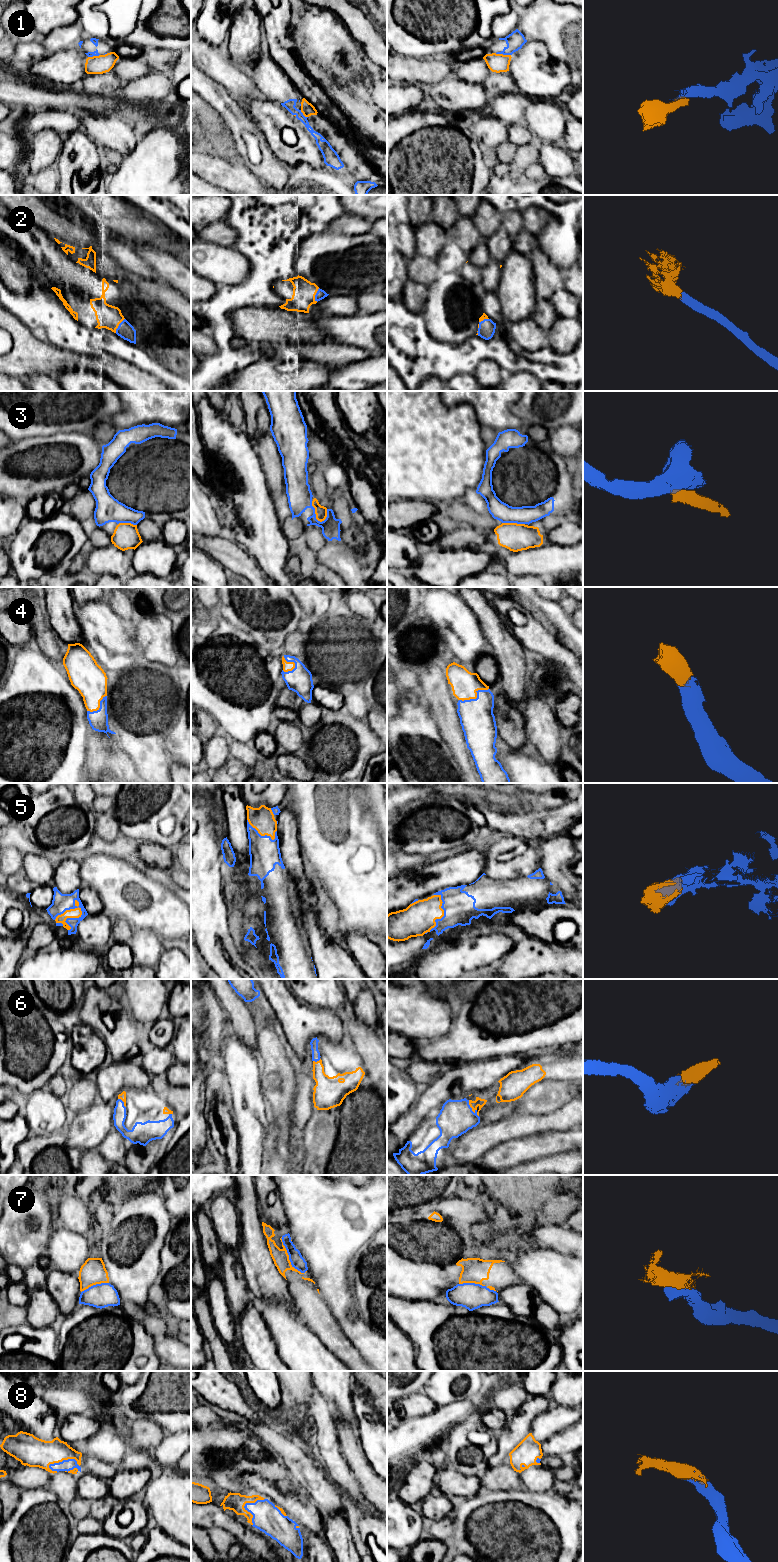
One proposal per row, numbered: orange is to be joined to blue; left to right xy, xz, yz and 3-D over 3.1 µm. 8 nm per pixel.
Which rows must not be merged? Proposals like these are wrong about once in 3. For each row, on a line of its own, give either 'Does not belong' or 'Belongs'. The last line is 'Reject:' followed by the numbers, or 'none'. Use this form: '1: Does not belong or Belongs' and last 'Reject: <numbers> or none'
1: Does not belong
2: Belongs
3: Does not belong
4: Belongs
5: Belongs
6: Belongs
7: Does not belong
8: Belongs
Reject: 1, 3, 7

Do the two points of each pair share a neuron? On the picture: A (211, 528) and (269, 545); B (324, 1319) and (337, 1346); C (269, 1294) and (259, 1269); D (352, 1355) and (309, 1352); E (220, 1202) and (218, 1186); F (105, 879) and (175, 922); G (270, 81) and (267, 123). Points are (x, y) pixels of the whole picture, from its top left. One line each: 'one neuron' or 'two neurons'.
A: two neurons
B: one neuron
C: one neuron
D: two neurons
E: two neurons
F: one neuron
G: two neurons

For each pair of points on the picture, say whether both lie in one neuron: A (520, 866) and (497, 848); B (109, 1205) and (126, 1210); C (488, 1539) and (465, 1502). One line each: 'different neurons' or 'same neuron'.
A: same neuron
B: different neurons
C: same neuron

